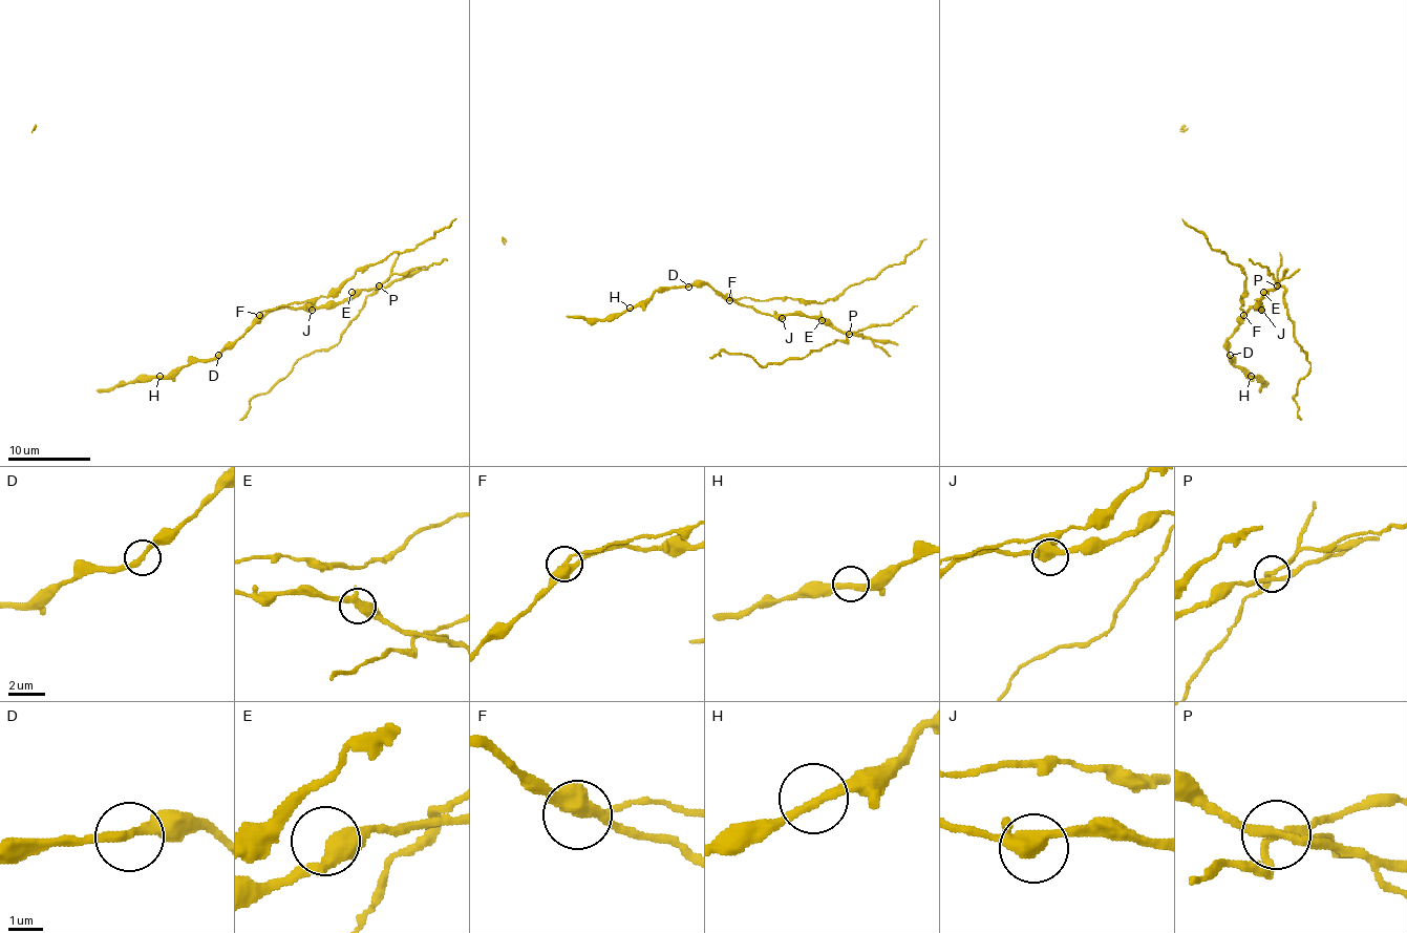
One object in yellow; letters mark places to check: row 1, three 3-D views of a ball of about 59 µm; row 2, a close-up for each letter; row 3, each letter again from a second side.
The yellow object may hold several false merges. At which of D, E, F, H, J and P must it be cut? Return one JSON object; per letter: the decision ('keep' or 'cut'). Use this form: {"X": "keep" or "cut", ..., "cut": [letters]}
{"D": "keep", "E": "keep", "F": "cut", "H": "keep", "J": "keep", "P": "cut", "cut": ["F", "P"]}

